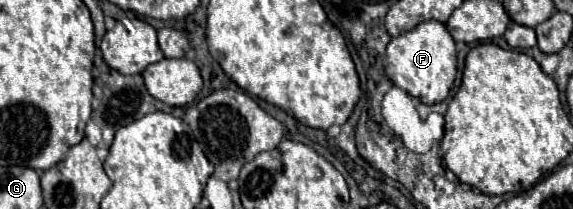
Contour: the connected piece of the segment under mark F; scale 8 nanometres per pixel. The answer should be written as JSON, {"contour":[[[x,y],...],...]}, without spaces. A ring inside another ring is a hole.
{"contour":[[[432,19],[394,37],[386,49],[386,75],[396,87],[418,97],[426,105],[444,101],[456,79],[456,47],[446,25]]]}

